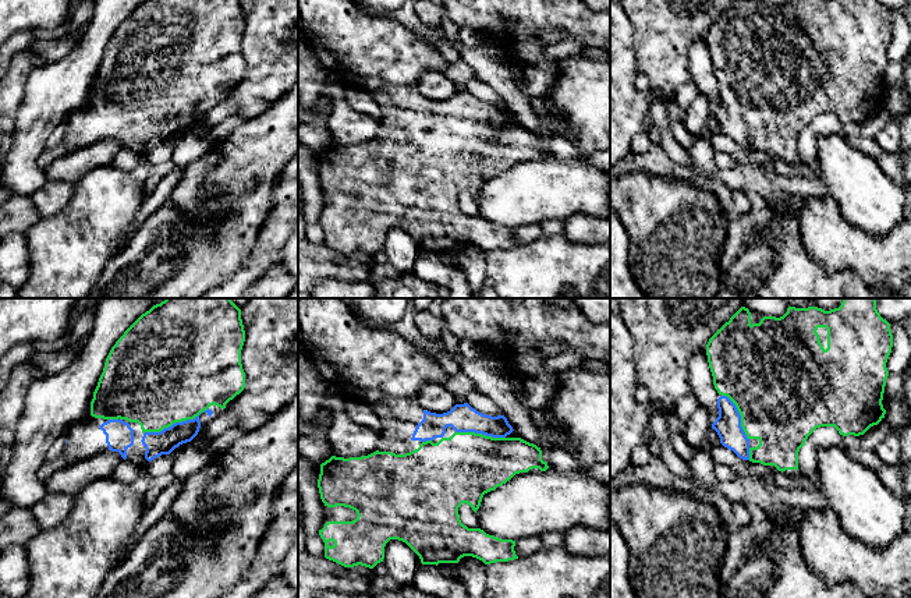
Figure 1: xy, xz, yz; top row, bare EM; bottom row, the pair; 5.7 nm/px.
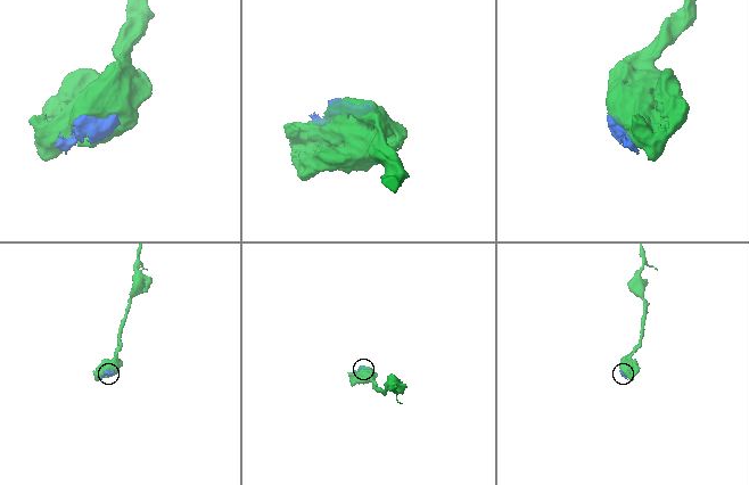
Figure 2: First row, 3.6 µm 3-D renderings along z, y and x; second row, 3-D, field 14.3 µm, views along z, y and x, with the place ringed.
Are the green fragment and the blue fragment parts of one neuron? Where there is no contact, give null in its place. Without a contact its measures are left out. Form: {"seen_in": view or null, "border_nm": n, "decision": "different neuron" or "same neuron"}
{"seen_in": "xy", "border_nm": 400, "decision": "same neuron"}

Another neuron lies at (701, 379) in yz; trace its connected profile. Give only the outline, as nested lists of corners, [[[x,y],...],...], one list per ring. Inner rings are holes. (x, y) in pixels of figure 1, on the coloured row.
[[[706,350],[696,351],[690,360],[690,383],[698,406],[703,406],[709,414],[717,407],[717,390],[709,368]]]

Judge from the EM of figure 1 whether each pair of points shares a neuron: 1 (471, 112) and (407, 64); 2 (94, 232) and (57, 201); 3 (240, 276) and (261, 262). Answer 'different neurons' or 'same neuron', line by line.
1: different neurons
2: different neurons
3: same neuron

